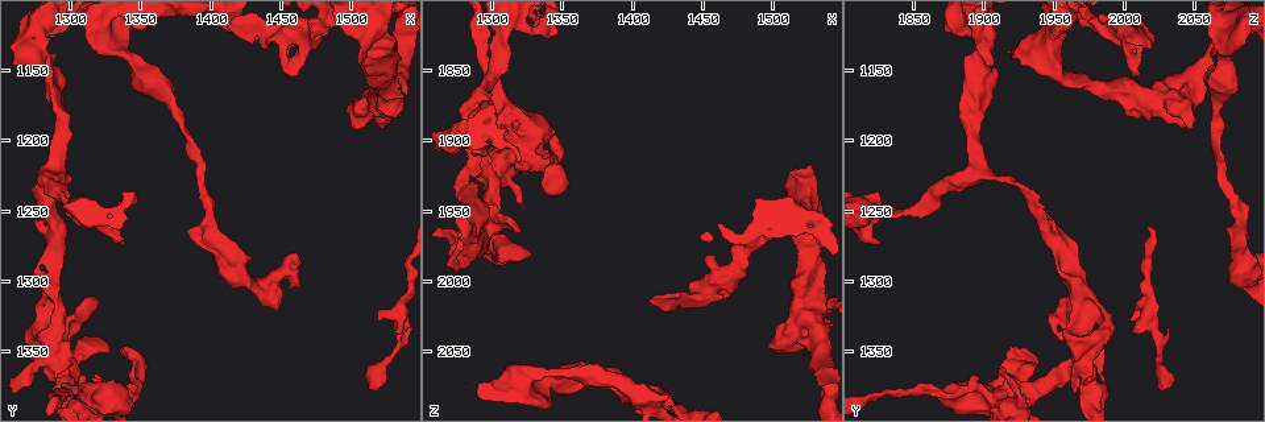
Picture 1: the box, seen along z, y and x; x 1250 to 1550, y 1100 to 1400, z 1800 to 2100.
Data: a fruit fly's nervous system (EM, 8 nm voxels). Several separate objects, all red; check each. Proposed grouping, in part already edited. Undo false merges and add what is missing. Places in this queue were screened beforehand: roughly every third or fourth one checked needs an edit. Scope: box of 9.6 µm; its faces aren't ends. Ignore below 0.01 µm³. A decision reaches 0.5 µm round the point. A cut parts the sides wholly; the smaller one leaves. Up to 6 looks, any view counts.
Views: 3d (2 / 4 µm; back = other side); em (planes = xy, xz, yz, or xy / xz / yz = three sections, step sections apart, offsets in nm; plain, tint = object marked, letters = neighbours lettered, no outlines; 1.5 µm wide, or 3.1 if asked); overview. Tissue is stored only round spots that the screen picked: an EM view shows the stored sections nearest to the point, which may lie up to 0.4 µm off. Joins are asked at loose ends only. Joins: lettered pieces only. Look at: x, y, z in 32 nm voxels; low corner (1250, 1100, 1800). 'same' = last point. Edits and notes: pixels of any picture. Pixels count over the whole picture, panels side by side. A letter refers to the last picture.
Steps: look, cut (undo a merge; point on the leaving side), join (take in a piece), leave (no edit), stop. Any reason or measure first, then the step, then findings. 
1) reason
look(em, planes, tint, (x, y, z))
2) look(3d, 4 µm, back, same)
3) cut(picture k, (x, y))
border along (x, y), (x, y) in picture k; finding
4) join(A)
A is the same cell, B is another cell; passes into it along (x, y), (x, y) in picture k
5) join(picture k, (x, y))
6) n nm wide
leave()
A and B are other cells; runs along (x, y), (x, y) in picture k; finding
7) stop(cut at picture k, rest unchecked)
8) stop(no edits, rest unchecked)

stops while still wide
look(3d, 4 µm, (1512, 1138, 1920))

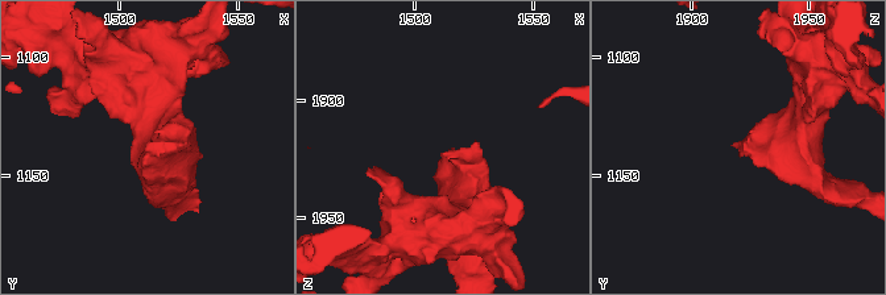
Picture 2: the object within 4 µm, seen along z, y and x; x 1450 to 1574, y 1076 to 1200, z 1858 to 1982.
look(em, planes, letters, (1511, 1136, 1922))

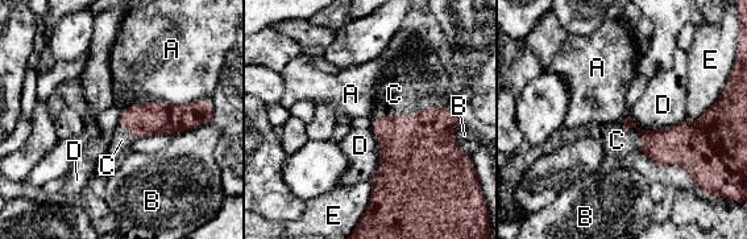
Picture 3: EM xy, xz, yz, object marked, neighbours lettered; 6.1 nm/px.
join(C)
C is the same cell, A, B, D and E are other cells; passes into it along (677, 144), (639, 132), (617, 140) in picture 3; the neuron continues

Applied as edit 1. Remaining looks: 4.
redraw
look(overview)

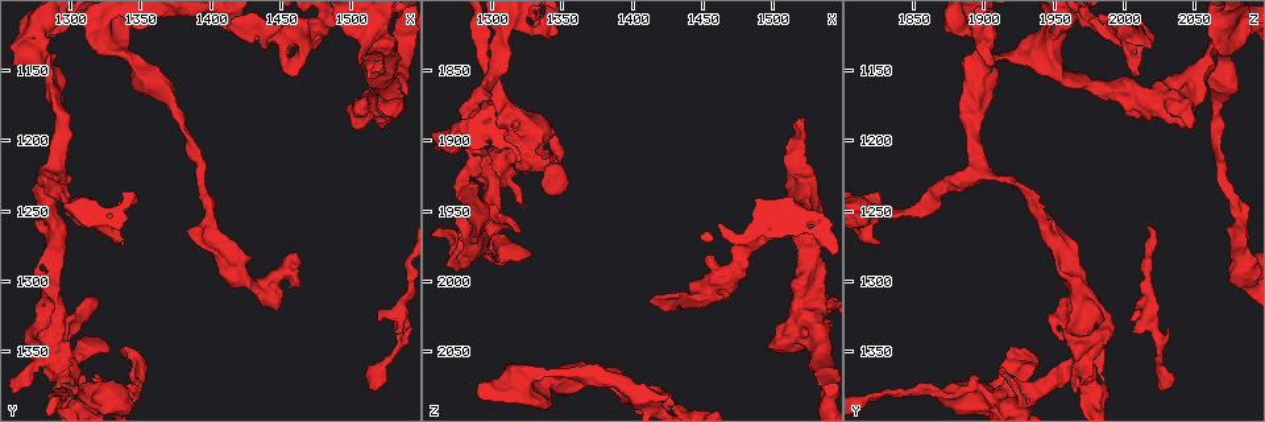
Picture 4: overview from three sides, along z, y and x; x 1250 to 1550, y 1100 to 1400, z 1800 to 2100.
branch point
look(em, planes, letters, (1272, 1130, 1902))

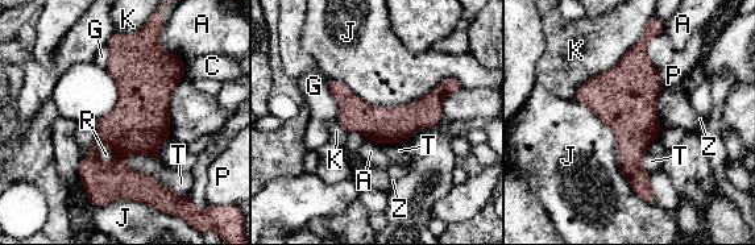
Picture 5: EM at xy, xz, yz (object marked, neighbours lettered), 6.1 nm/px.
leave()
A, C, G, J, K, P, R, T and Z are other cells; runs along (457, 86), (413, 116), (364, 116), (335, 87) in picture 5; all the same neuron

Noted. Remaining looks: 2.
branch stops here
look(3d, 2 µm, (1346, 1374, 1896))

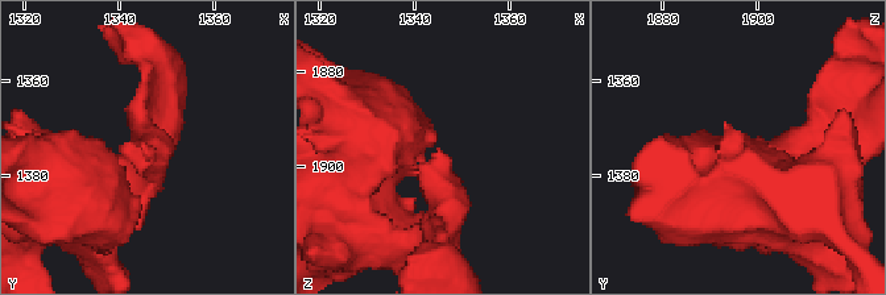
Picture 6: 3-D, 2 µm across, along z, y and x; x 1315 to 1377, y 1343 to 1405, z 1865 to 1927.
look(em, xy, step 8, letters, (1347, 1374, 1898))

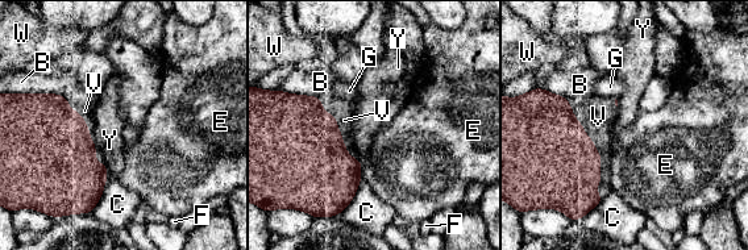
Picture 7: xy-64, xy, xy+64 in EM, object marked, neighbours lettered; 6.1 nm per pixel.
join(V)
V is the same cell, B, C, E, F, G, W and Y are other cells; it goes on there

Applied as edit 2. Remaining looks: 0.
stop(join at picture 3, join at picture 7, rest unchecked)

